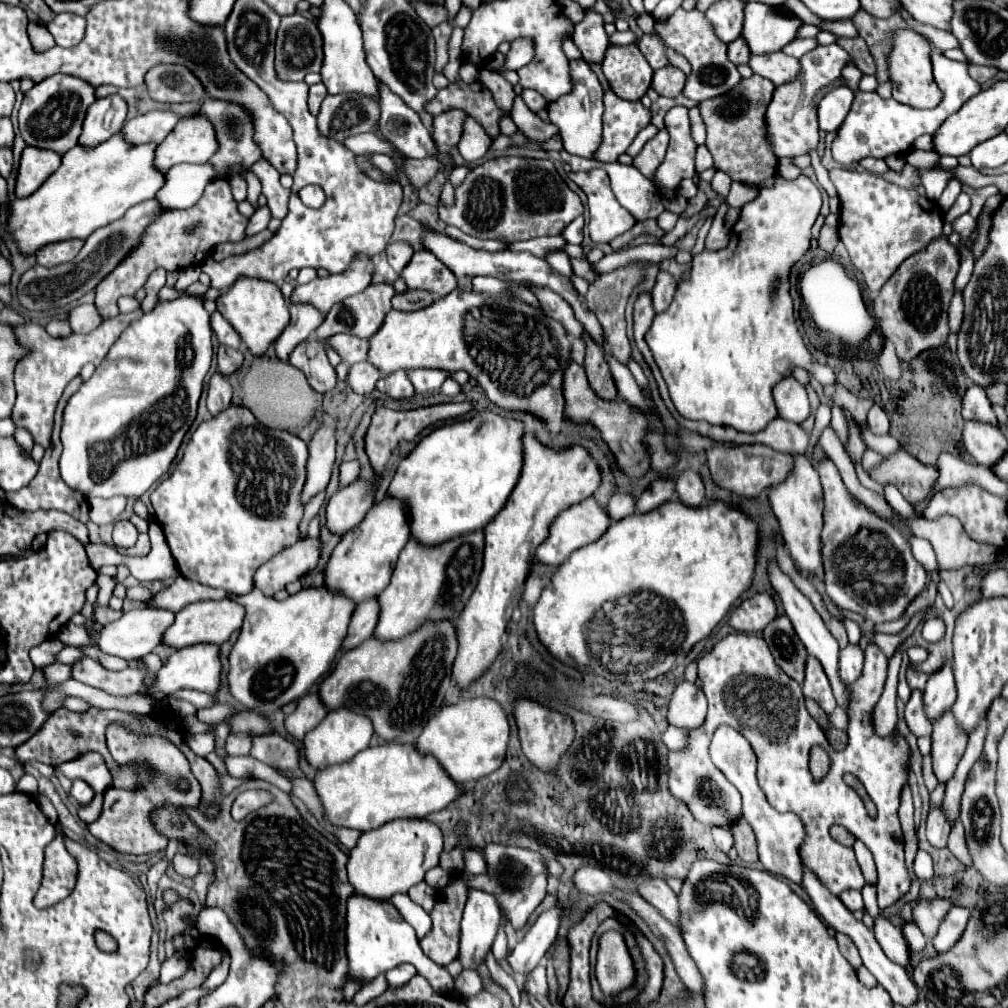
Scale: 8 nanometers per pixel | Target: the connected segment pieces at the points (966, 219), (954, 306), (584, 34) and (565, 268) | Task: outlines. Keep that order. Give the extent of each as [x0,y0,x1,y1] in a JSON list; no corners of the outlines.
[[952,214,976,248],[950,290,964,334],[574,10,608,62],[546,250,572,276]]

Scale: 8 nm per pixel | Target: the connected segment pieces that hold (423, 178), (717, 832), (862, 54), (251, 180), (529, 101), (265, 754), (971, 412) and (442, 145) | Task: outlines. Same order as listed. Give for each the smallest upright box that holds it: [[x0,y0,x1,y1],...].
[[404,158,438,188],[712,828,734,852],[838,38,876,76],[244,172,262,206],[522,90,546,112],[252,734,300,770],[962,386,998,426],[434,110,466,154]]

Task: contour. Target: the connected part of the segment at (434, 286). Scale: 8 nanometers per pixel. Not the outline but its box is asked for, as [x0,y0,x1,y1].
[402,250,458,296]

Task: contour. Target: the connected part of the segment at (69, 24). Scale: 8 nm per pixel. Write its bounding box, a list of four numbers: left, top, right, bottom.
[48,14,86,48]

